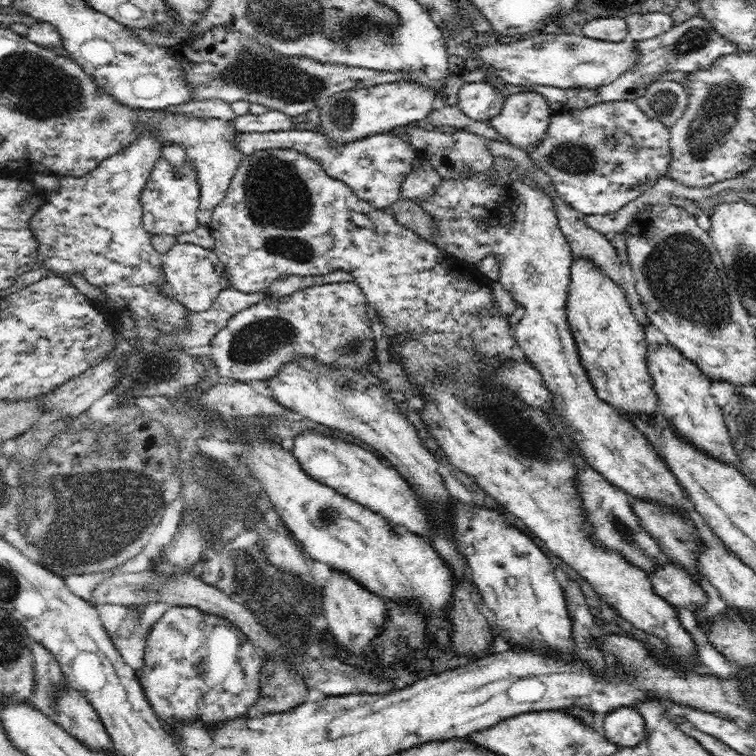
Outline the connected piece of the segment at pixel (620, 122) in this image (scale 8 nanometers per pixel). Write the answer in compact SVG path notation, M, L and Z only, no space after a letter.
M610 101L584 110L553 115L546 136L528 155L536 168L541 168L553 182L556 192L572 207L586 215L618 212L636 200L667 174L671 161L671 132L662 122L650 118L634 101Z

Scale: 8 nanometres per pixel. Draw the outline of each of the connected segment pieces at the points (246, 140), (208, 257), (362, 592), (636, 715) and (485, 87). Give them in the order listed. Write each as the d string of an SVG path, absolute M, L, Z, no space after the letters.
M308 126L267 133L238 133L233 143L244 156L271 148L296 149L304 153L306 157L318 161L320 167L330 177L342 180L354 191L354 194L378 209L391 207L396 202L401 193L401 184L412 170L413 162L418 156L410 142L404 141L391 132L367 135L360 140L331 146L322 133Z
M179 242L162 256L162 270L166 284L176 293L176 299L180 301L188 311L200 312L208 310L214 299L227 286L228 277L224 263L218 259L212 248L206 248L196 243Z
M331 568L331 576L322 587L322 594L324 598L321 613L328 621L327 630L333 634L336 644L358 656L359 660L372 659L372 638L382 632L386 622L386 600L335 568Z
M618 707L605 716L606 739L619 748L634 747L644 738L644 718L634 707Z
M486 82L464 83L459 89L457 104L474 121L491 124L503 107L504 96Z

